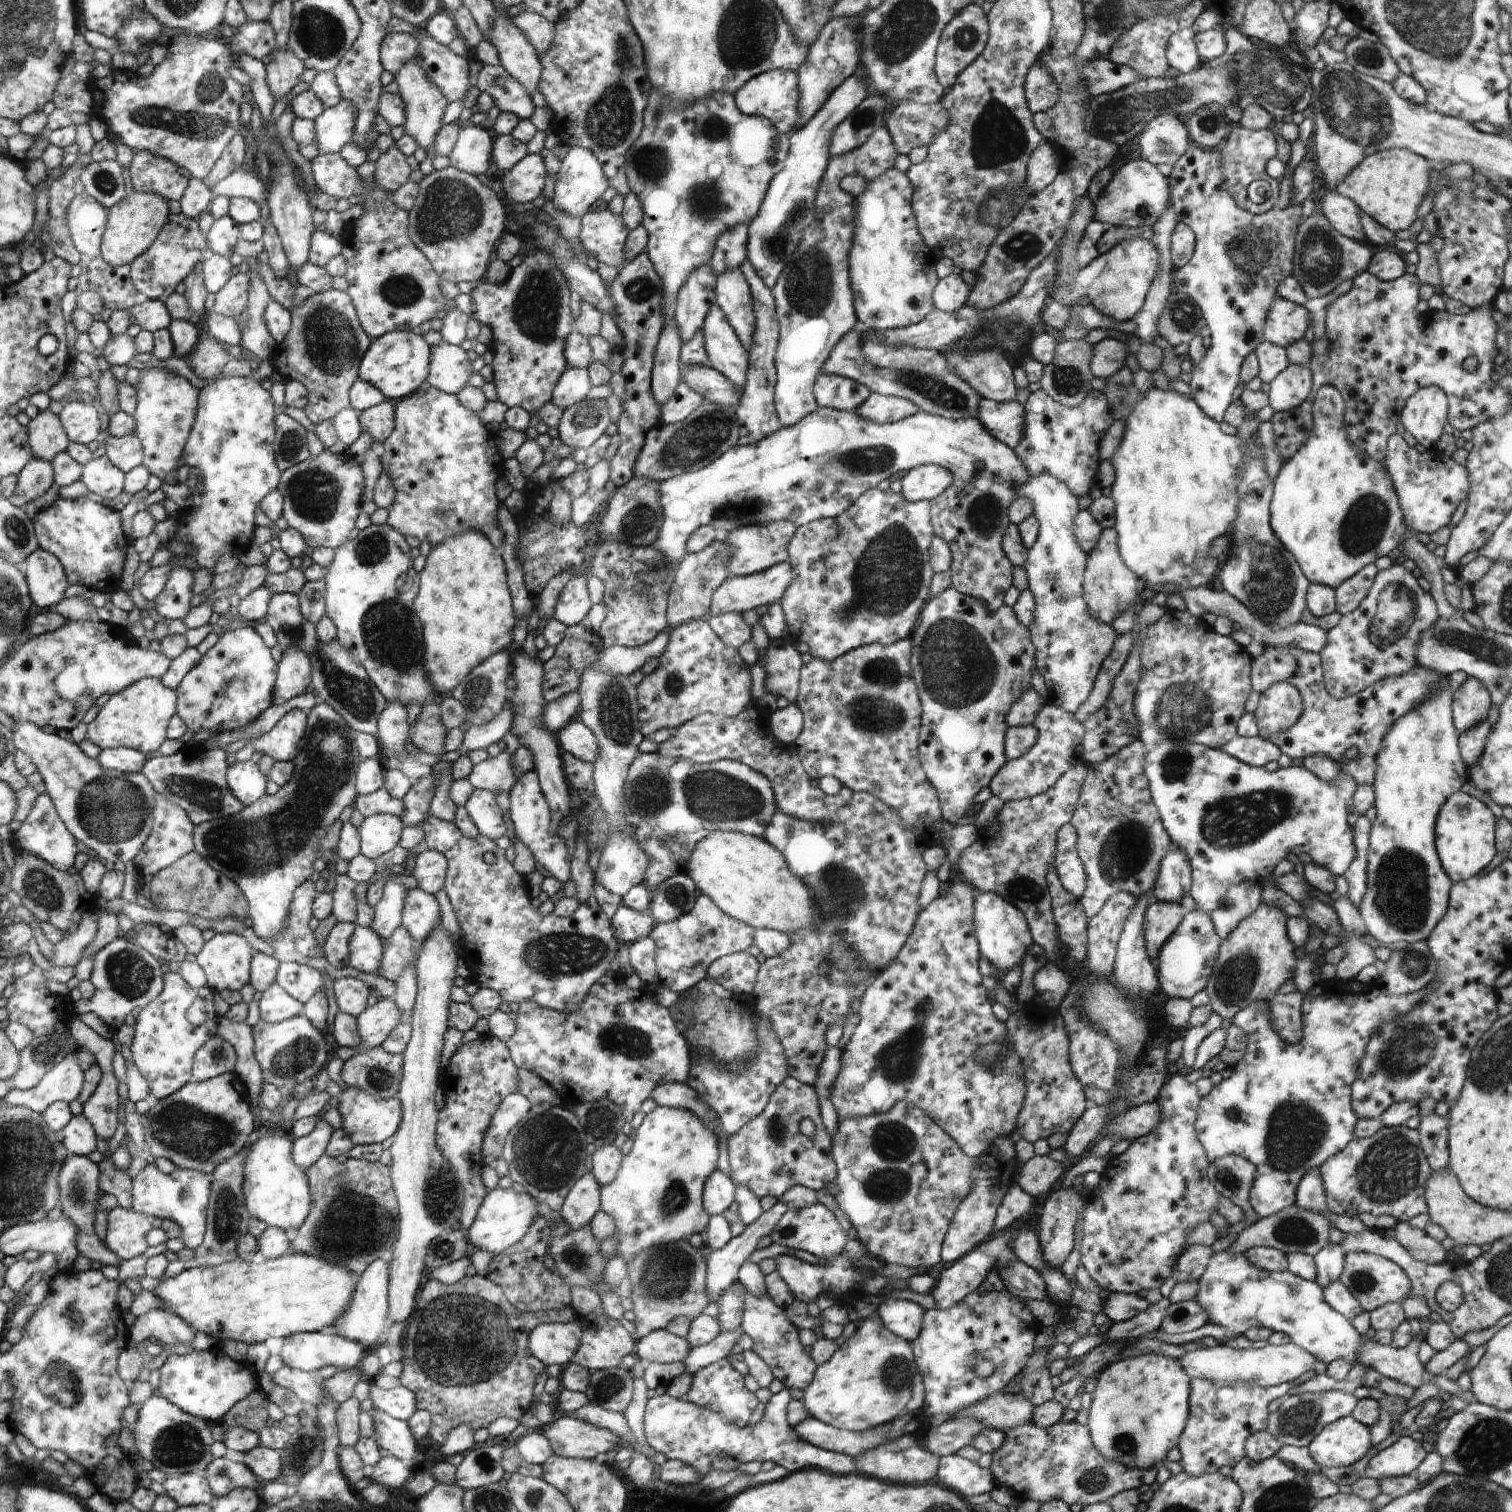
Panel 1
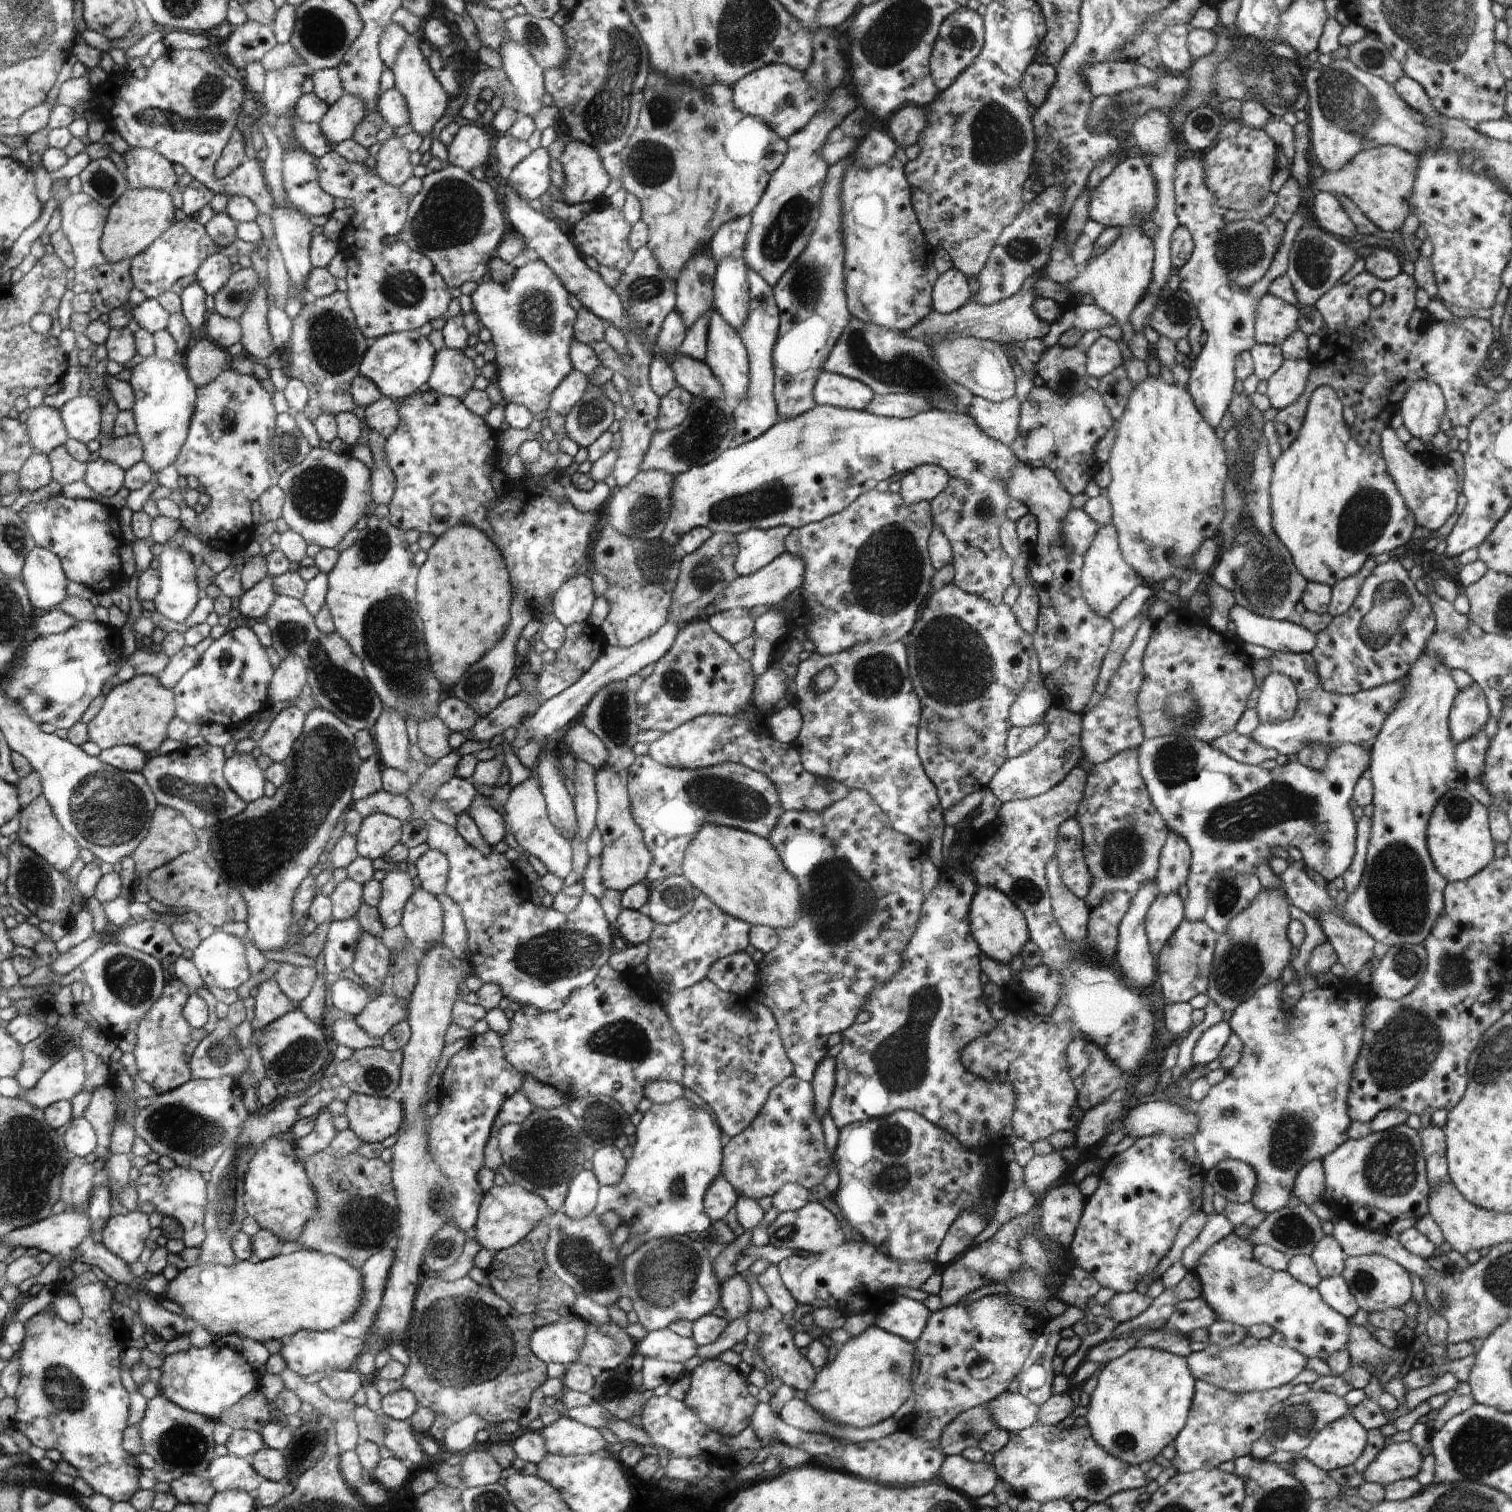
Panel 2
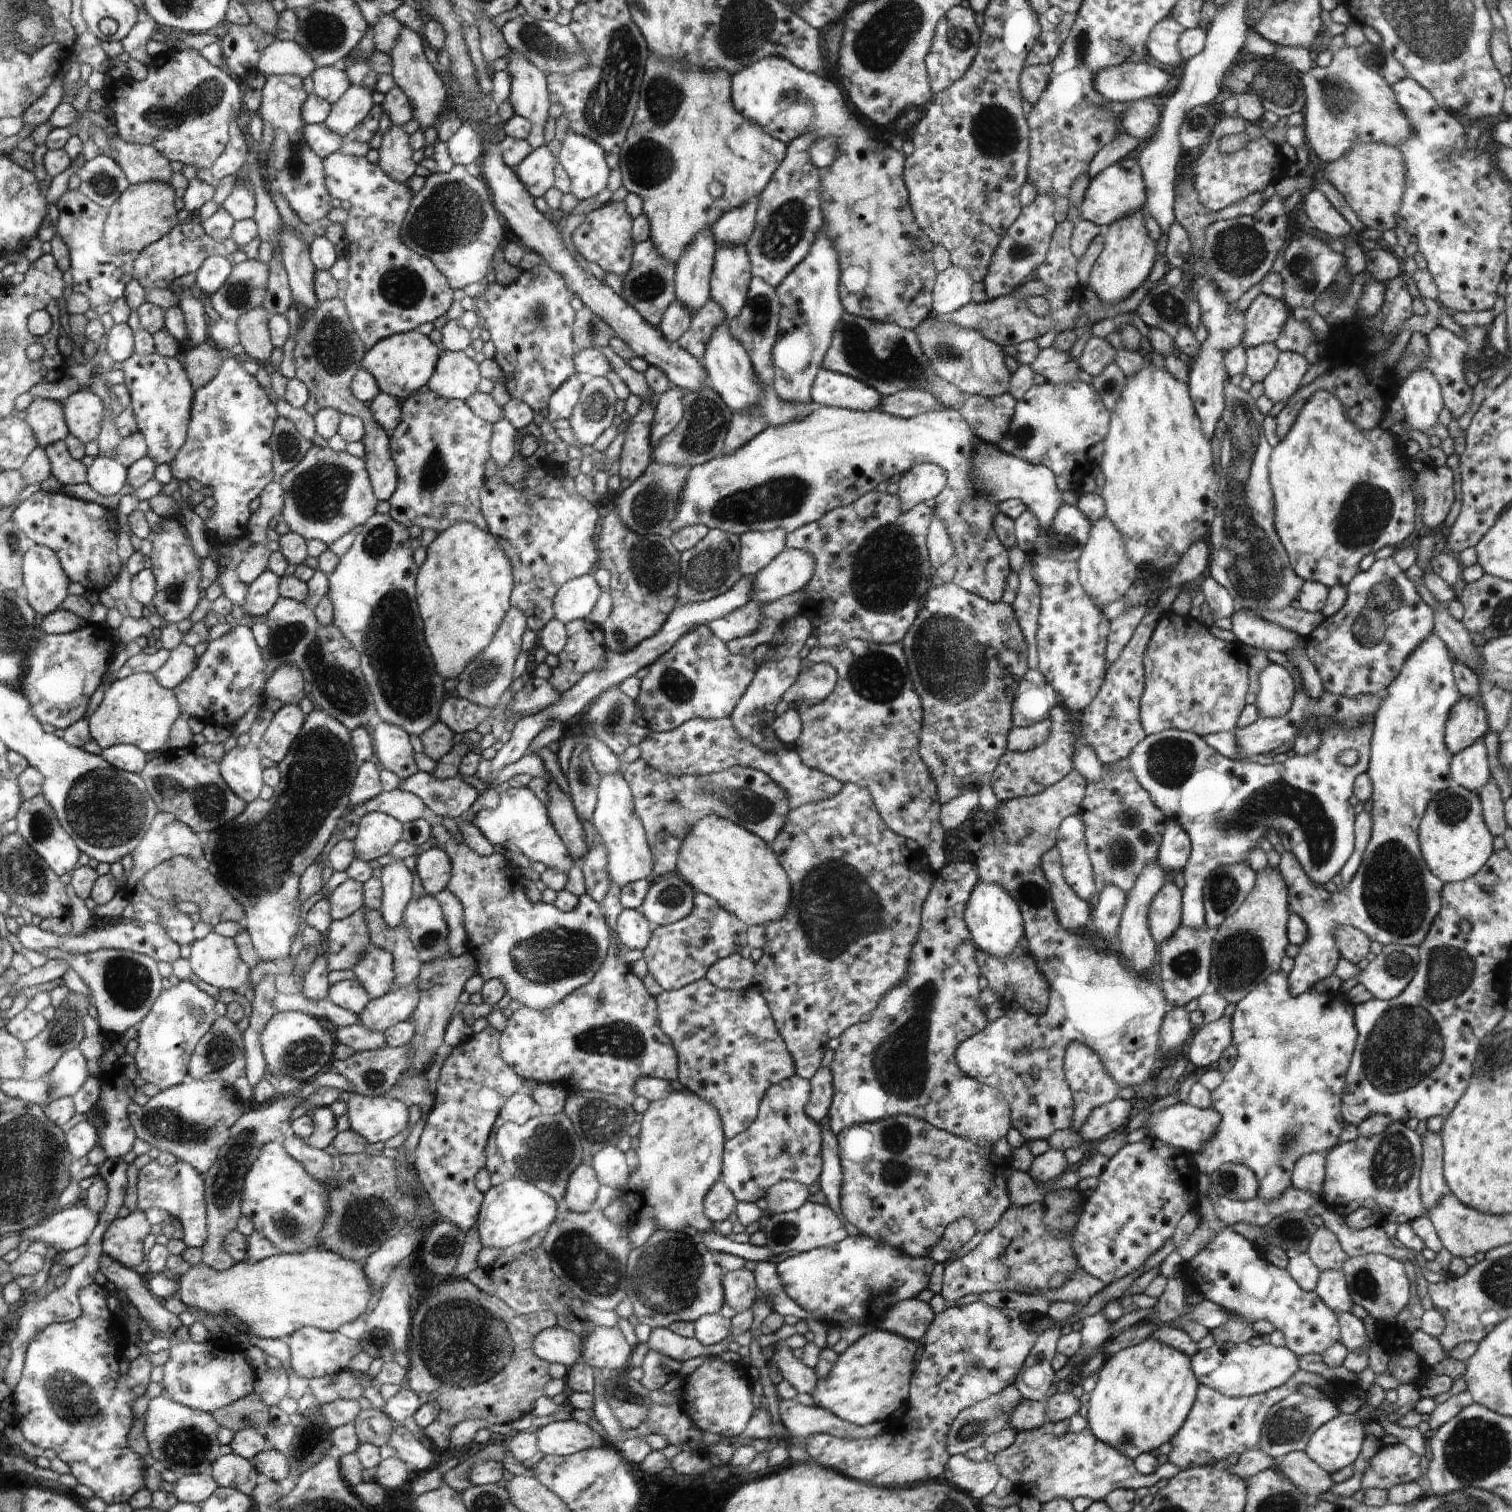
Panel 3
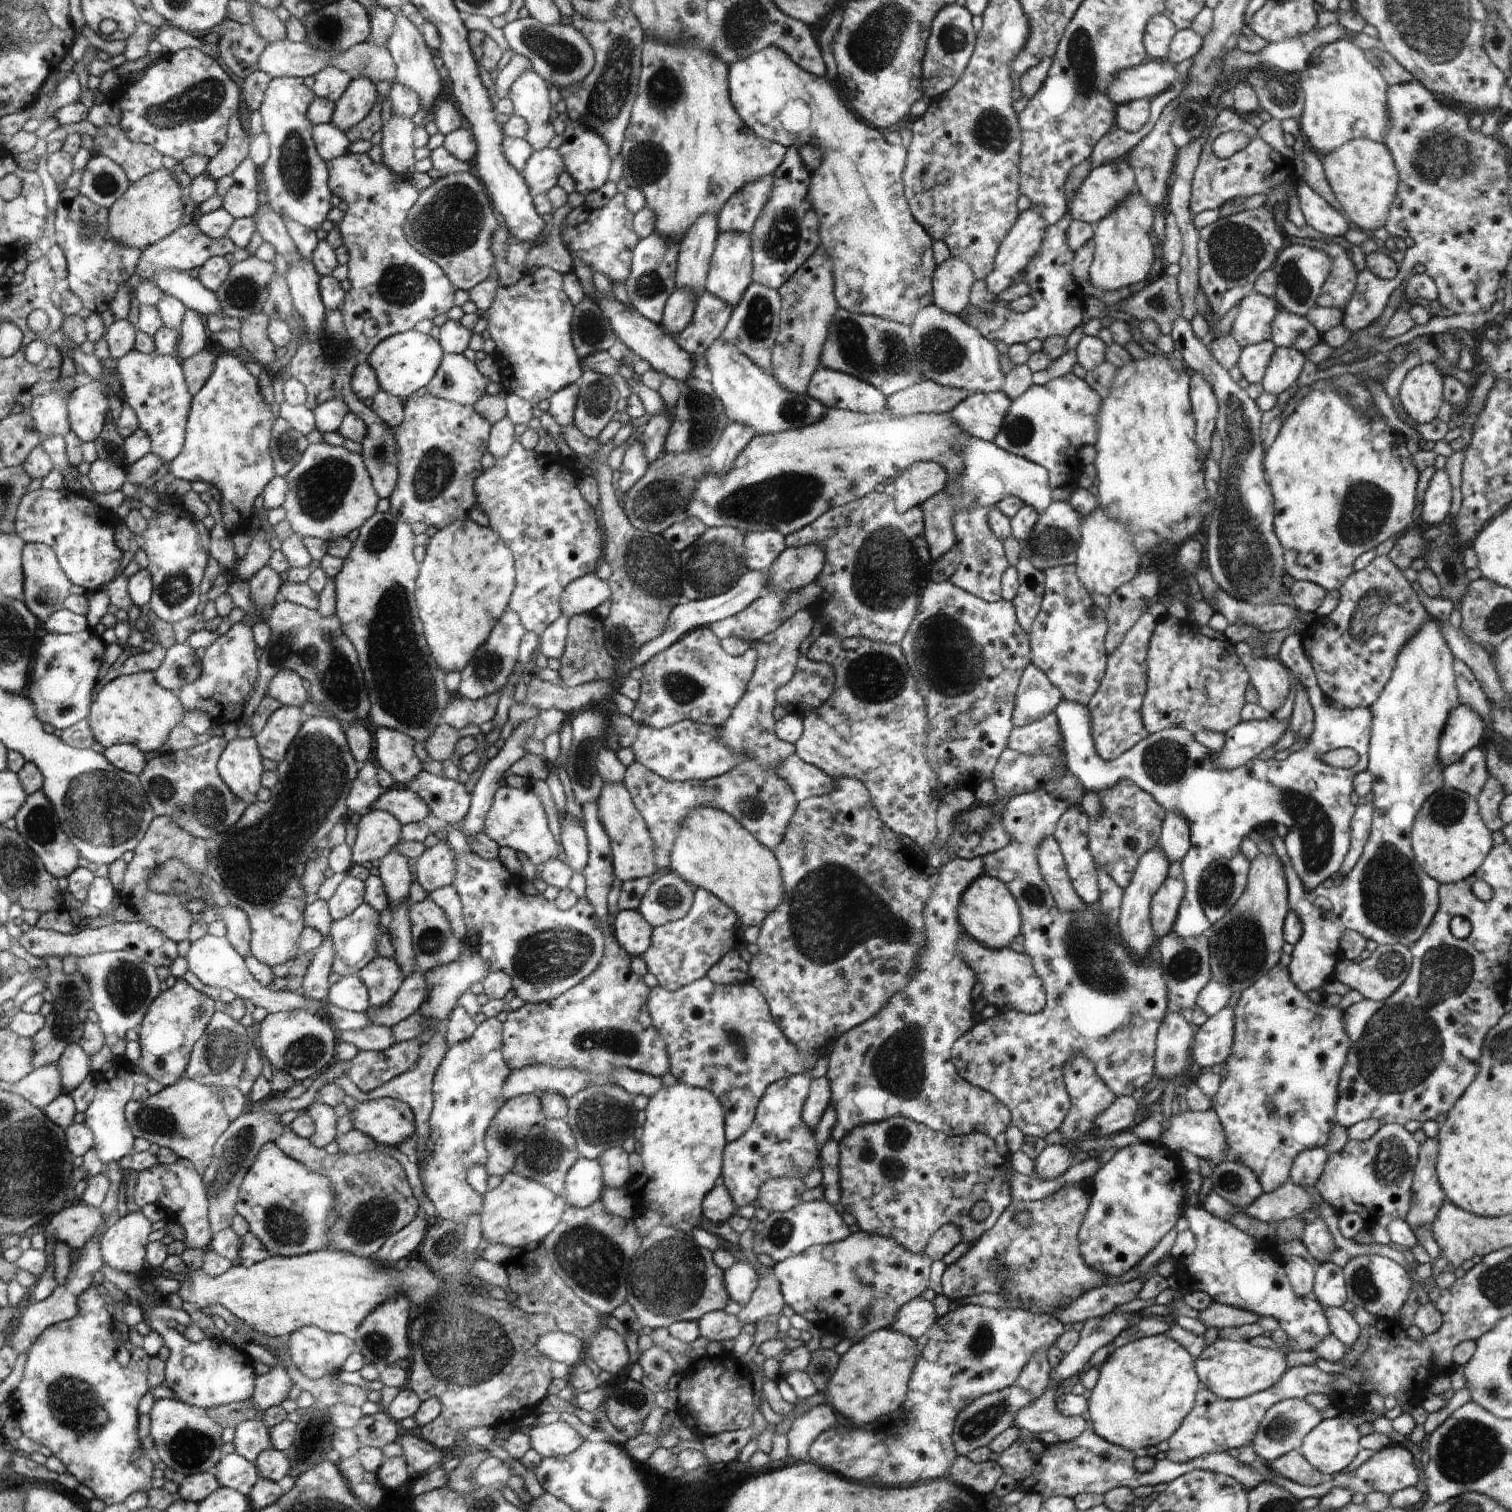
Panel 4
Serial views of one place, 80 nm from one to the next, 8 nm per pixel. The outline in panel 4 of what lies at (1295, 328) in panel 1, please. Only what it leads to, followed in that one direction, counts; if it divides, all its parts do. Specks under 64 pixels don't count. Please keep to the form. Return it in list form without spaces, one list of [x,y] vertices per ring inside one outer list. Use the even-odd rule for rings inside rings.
[[[1252,292],[1240,302],[1240,310],[1230,334],[1244,348],[1270,340],[1272,321],[1281,309],[1274,298]]]

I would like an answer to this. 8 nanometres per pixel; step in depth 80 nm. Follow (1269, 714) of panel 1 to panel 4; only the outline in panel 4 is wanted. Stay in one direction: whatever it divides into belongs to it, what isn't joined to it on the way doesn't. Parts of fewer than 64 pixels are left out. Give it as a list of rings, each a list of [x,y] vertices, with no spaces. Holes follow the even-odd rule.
[[[1246,643],[1237,645],[1237,657],[1247,668],[1252,686],[1258,692],[1257,704],[1274,714],[1286,700],[1290,680],[1286,668],[1269,656],[1254,658],[1252,648]]]

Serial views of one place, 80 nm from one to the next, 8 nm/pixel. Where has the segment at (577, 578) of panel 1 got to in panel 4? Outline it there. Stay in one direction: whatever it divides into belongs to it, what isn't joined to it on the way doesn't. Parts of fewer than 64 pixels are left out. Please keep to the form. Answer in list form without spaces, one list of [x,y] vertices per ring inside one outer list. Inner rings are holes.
[[[588,573],[567,584],[559,598],[562,616],[571,619],[579,614],[592,614],[593,610],[611,597],[609,581]]]

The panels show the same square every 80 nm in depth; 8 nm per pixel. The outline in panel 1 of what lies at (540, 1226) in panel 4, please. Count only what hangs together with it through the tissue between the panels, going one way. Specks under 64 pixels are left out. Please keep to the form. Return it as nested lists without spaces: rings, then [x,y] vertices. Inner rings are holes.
[[[498,1186],[490,1190],[479,1208],[478,1218],[466,1231],[471,1249],[482,1249],[495,1255],[518,1243],[539,1214],[534,1201],[530,1195],[518,1193],[513,1188],[502,1189]]]

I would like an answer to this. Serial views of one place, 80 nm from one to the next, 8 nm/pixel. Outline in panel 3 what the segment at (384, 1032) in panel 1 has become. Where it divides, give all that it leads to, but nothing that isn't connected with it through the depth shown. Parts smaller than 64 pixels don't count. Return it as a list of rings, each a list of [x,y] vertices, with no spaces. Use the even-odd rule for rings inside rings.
[[[418,984],[401,986],[394,992],[370,999],[364,1011],[359,1014],[359,1023],[367,1029],[383,1033],[395,1024],[409,1020],[418,1006]]]

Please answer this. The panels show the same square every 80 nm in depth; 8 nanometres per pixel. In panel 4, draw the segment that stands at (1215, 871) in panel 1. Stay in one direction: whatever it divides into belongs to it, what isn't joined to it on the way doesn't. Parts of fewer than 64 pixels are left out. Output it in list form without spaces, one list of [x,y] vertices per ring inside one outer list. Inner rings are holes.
[[[1298,632],[1290,634],[1284,639],[1277,656],[1297,676],[1303,691],[1315,714],[1314,732],[1303,749],[1289,754],[1284,760],[1252,759],[1246,764],[1236,768],[1227,769],[1215,761],[1215,754],[1206,746],[1200,744],[1189,730],[1180,727],[1170,727],[1149,733],[1146,738],[1139,740],[1132,748],[1113,761],[1104,761],[1096,752],[1092,738],[1091,716],[1087,706],[1062,699],[1053,710],[1056,715],[1060,734],[1063,738],[1065,752],[1065,766],[1083,784],[1086,791],[1097,793],[1110,788],[1115,782],[1122,779],[1131,780],[1143,791],[1148,792],[1154,800],[1167,812],[1184,817],[1189,824],[1191,845],[1186,856],[1181,860],[1182,878],[1186,887],[1184,898],[1173,926],[1173,931],[1182,938],[1207,934],[1211,922],[1206,918],[1200,904],[1201,874],[1208,868],[1213,860],[1229,859],[1241,852],[1241,844],[1253,830],[1267,830],[1270,826],[1284,824],[1289,828],[1284,838],[1288,856],[1292,866],[1300,877],[1302,886],[1313,889],[1320,886],[1332,875],[1337,874],[1351,845],[1350,823],[1355,807],[1350,803],[1350,793],[1354,790],[1353,780],[1355,774],[1367,768],[1369,738],[1371,737],[1372,715],[1369,707],[1346,709],[1326,701],[1325,694],[1318,686],[1317,676],[1311,667],[1304,649],[1301,636]],[[1350,747],[1359,756],[1358,762],[1349,769],[1330,766],[1323,761],[1323,756],[1334,749]]]

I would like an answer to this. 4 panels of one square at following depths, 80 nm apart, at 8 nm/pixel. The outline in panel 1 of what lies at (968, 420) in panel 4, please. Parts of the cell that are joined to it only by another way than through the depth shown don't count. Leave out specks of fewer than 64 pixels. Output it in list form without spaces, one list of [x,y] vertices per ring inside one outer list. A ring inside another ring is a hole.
[[[982,397],[977,419],[994,438],[1011,449],[1023,439],[1025,408],[1017,400],[997,403]]]

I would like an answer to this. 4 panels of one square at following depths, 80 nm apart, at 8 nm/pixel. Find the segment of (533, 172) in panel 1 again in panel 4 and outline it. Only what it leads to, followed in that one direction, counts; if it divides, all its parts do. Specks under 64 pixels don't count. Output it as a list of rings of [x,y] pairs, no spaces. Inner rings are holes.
[[[544,147],[534,150],[522,169],[523,179],[528,188],[535,194],[547,193],[552,186],[556,186],[559,174],[565,170],[563,157],[557,150]]]

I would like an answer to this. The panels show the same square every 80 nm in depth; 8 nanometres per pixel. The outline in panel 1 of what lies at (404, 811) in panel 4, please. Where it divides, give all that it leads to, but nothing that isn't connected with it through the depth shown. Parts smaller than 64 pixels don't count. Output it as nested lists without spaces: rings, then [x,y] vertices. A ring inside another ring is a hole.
[[[383,786],[373,793],[360,795],[354,805],[355,811],[363,817],[377,814],[396,815],[401,818],[404,803],[402,800],[394,798]]]

